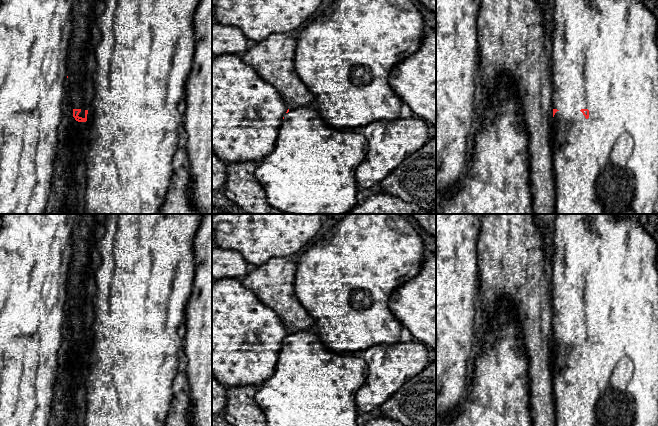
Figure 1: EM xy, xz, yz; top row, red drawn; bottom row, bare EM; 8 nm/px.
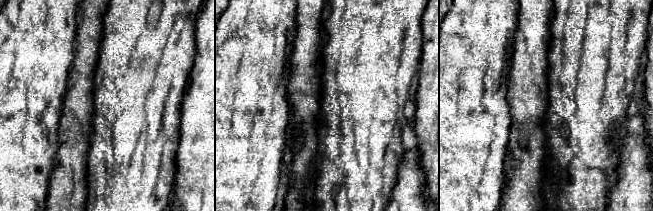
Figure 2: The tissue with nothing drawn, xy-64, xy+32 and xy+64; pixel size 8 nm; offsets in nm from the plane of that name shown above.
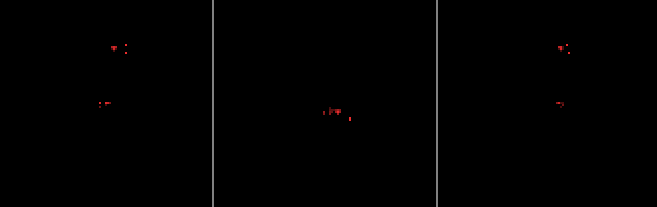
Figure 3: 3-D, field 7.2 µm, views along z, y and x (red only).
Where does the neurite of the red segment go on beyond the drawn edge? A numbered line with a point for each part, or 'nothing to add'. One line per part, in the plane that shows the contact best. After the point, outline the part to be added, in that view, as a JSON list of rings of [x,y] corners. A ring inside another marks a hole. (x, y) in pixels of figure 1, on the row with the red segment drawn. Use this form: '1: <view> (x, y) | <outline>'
1: xy (80, 38) | [[[75,0],[73,9],[73,33],[68,52],[68,78],[65,85],[66,102],[70,101],[75,109],[80,109],[79,117],[85,118],[86,103],[82,79],[82,61],[87,57],[86,50],[90,42],[90,13],[94,0]]]

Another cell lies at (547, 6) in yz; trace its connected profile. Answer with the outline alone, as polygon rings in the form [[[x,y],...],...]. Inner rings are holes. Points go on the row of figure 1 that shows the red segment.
[[[537,0],[537,3],[542,11],[543,23],[550,43],[550,38],[553,33],[553,9],[555,0]]]

